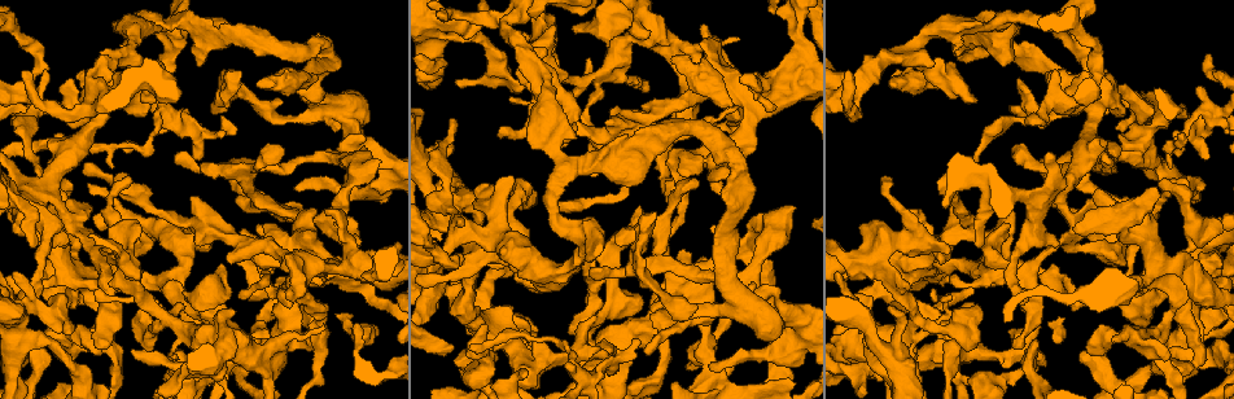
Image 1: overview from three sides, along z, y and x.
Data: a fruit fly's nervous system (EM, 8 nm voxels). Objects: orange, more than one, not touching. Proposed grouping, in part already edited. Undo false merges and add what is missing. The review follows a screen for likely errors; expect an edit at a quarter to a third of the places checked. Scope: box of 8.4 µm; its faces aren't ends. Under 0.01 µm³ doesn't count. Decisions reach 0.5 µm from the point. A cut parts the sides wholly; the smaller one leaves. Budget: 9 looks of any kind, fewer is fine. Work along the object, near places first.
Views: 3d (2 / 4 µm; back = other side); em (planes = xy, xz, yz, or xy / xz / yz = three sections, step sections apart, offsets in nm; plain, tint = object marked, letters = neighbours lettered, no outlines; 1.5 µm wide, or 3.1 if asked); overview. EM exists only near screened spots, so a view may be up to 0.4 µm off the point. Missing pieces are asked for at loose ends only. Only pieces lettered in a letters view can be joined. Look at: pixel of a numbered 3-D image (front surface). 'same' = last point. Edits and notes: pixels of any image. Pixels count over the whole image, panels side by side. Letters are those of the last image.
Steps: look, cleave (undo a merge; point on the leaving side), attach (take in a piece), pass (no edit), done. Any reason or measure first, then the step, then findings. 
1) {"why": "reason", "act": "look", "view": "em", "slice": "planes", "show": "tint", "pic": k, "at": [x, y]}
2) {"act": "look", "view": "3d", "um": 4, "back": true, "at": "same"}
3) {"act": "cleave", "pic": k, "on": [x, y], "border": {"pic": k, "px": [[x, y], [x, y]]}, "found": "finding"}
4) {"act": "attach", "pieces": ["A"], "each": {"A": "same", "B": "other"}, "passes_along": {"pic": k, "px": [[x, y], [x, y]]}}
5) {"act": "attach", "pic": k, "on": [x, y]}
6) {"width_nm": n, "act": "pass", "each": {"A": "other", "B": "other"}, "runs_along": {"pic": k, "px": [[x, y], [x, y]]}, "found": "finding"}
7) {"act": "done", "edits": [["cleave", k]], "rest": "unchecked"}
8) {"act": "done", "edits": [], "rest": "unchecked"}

{"why": "branch stops here", "act": "look", "view": "em", "slice": "yz", "step": 8, "show": "tint", "pic": 1, "at": [25, 71]}

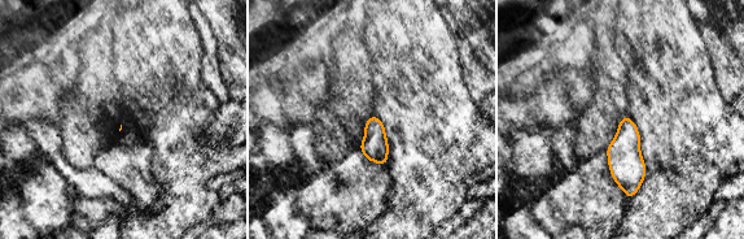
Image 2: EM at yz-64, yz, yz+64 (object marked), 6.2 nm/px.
{"why": "cut it another way", "act": "look", "view": "em", "slice": "planes", "show": "letters", "at": "same"}

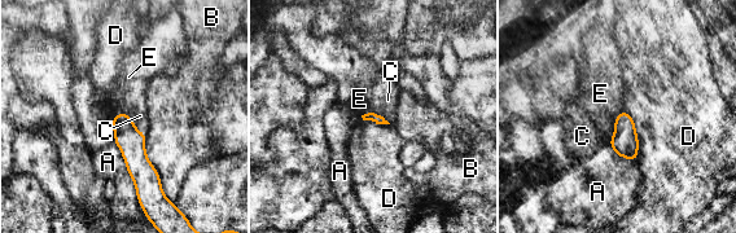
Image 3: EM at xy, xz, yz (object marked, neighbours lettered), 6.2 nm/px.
{"act": "pass", "each": {"A": "other", "B": "other", "C": "other", "D": "other", "E": "other"}, "border": {"pic": 3, "px": [[622, 109], [609, 140]]}, "found": "no lettered piece goes on from it"}

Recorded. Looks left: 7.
{"why": "free end", "act": "look", "view": "3d", "um": 4, "pic": 1, "at": [200, 165]}

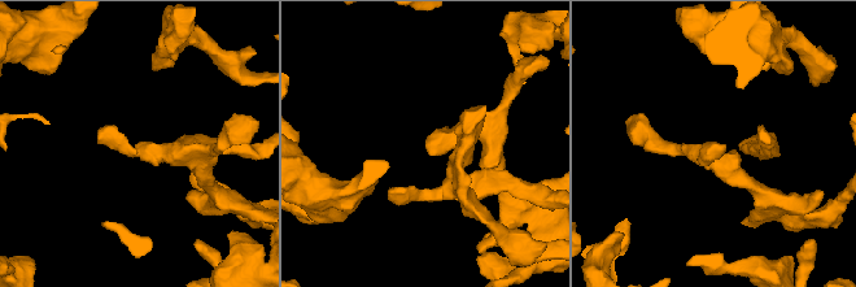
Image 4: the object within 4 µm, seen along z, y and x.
{"why": "now the EM", "act": "look", "view": "em", "slice": "xy", "step": 4, "show": "letters", "pic": 4, "at": [714, 144]}

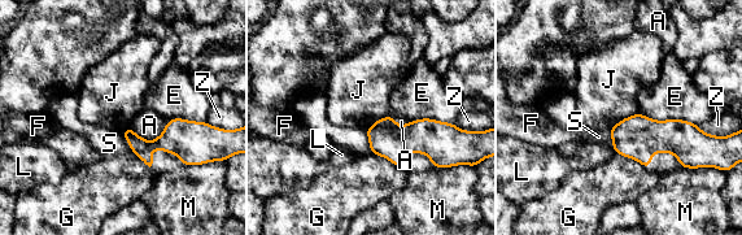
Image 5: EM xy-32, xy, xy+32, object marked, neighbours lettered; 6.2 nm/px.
{"act": "pass", "each": {"A": "other", "E": "other", "F": "other", "G": "other", "J": "other", "L": "other", "M": "other", "S": "other", "Z": "other"}, "border": {"pic": 5, "px": [[638, 112], [622, 118], [607, 129]]}, "found": "no lettered piece goes on from it"}

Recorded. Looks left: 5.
{"why": "arms part here", "act": "look", "view": "3d", "um": 2, "pic": 1, "at": [734, 209]}

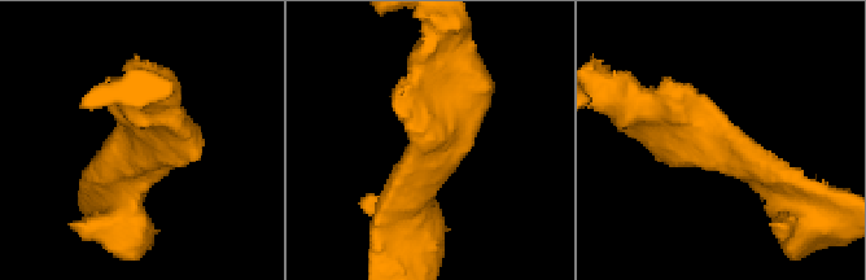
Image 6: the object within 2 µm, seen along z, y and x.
{"why": "need the tissue", "act": "look", "view": "em", "slice": "planes", "show": "tint", "pic": 6, "at": [729, 157]}

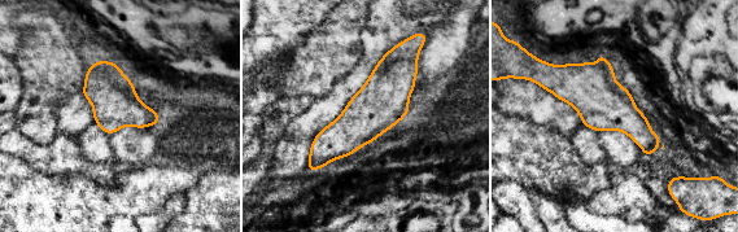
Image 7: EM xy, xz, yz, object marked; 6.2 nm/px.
{"act": "look", "view": "em", "slice": "planes", "show": "letters", "at": "same"}

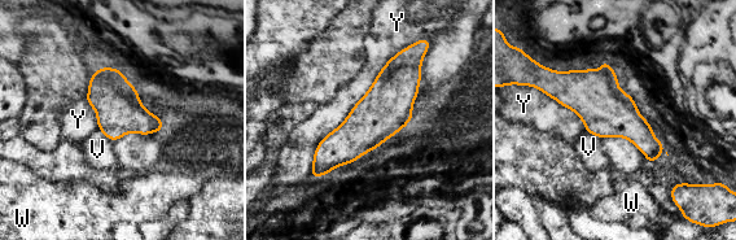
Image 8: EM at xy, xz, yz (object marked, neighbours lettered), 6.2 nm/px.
{"width_nm": 280, "act": "pass", "each": {"V": "other", "W": "other", "Y": "other"}, "runs_along": {"pic": 8, "px": [[410, 55], [391, 96], [314, 174]]}, "found": "one neuron here"}

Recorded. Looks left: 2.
{"why": "a fork", "act": "look", "view": "em", "slice": "planes", "show": "letters", "pic": 1, "at": [642, 275]}

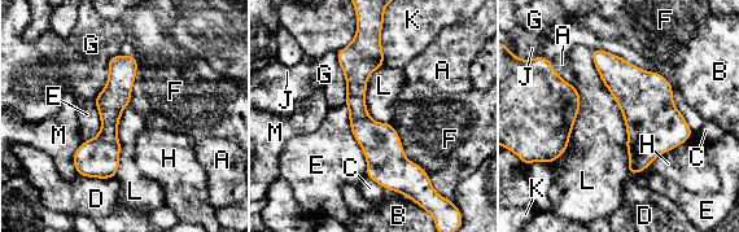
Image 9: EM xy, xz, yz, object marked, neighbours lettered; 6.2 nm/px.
{"act": "pass", "each": {"A": "other", "B": "other", "C": "other", "D": "other", "E": "other", "F": "other", "G": "other", "H": "other", "J": "other", "K": "other", "L": "other", "M": "other"}, "runs_along": {"pic": 9, "px": [[367, 69], [359, 121], [424, 205]]}, "found": "continuous, no second neuron"}

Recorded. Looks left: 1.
{"act": "done", "edits": [], "rest": "unchecked"}

